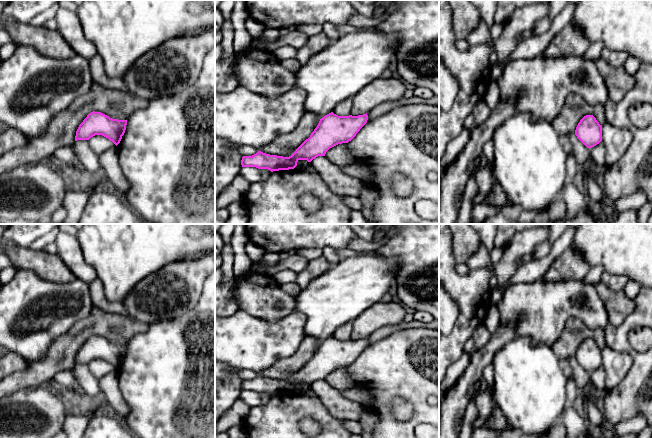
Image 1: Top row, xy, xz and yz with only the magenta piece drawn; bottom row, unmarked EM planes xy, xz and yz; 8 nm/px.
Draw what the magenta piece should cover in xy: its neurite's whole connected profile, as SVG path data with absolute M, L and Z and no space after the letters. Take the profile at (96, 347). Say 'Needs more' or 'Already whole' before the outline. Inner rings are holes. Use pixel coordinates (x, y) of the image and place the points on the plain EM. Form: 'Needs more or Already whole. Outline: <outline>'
Already whole. Outline: M91 336L79 349L75 365L89 364L95 359L102 359L112 365L116 370L125 357L127 344L112 343L101 336Z

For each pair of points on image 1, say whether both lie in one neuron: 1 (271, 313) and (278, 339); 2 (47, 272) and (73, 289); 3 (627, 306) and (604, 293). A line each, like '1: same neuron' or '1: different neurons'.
1: different neurons
2: different neurons
3: same neuron

